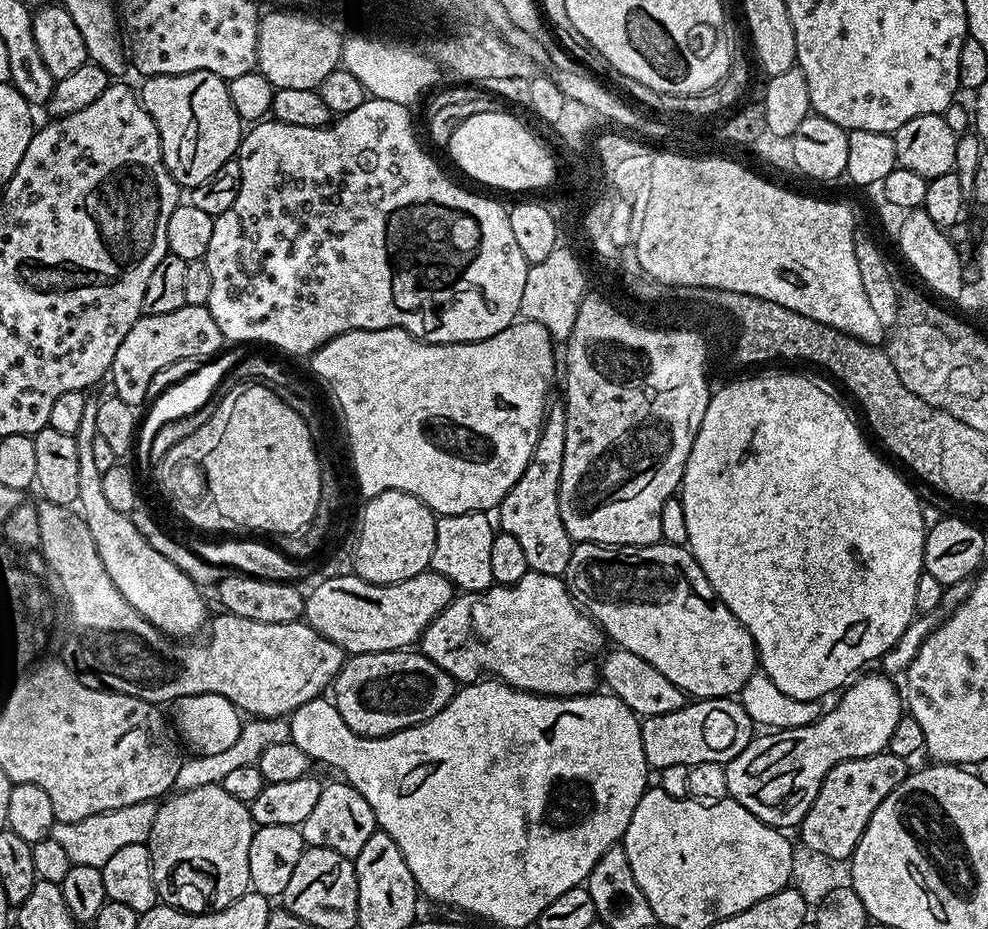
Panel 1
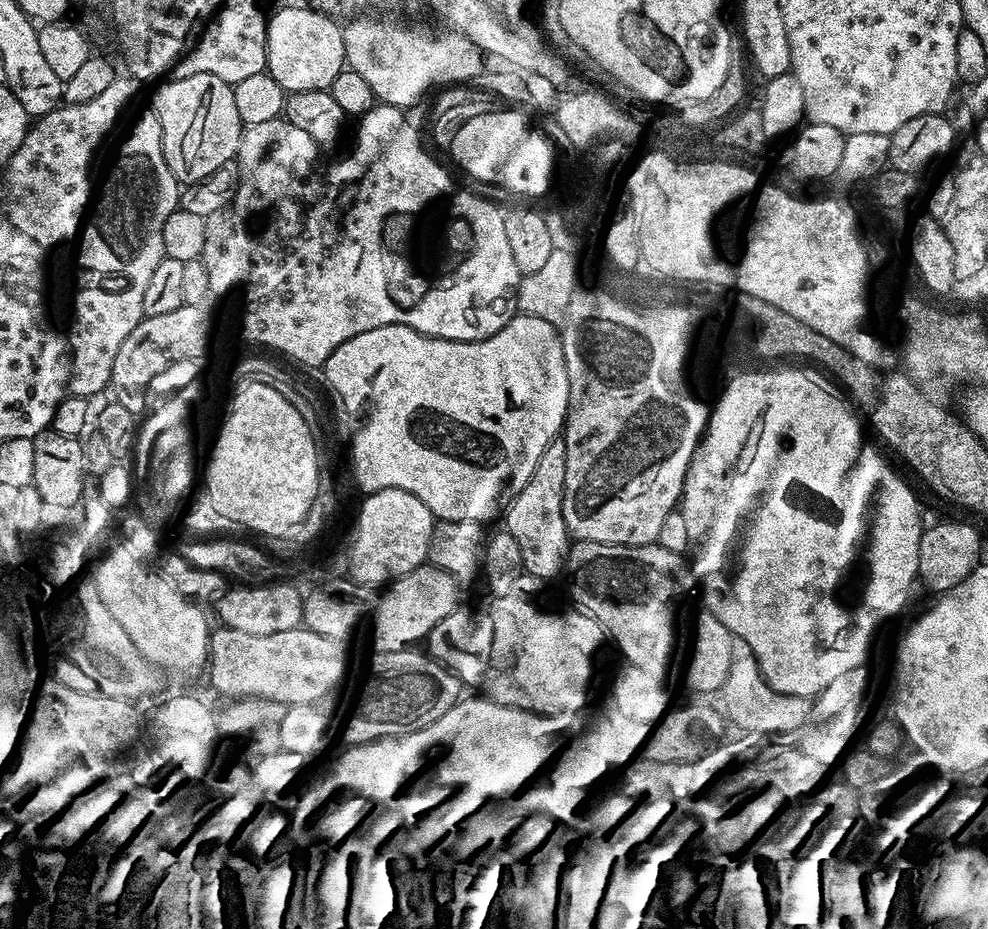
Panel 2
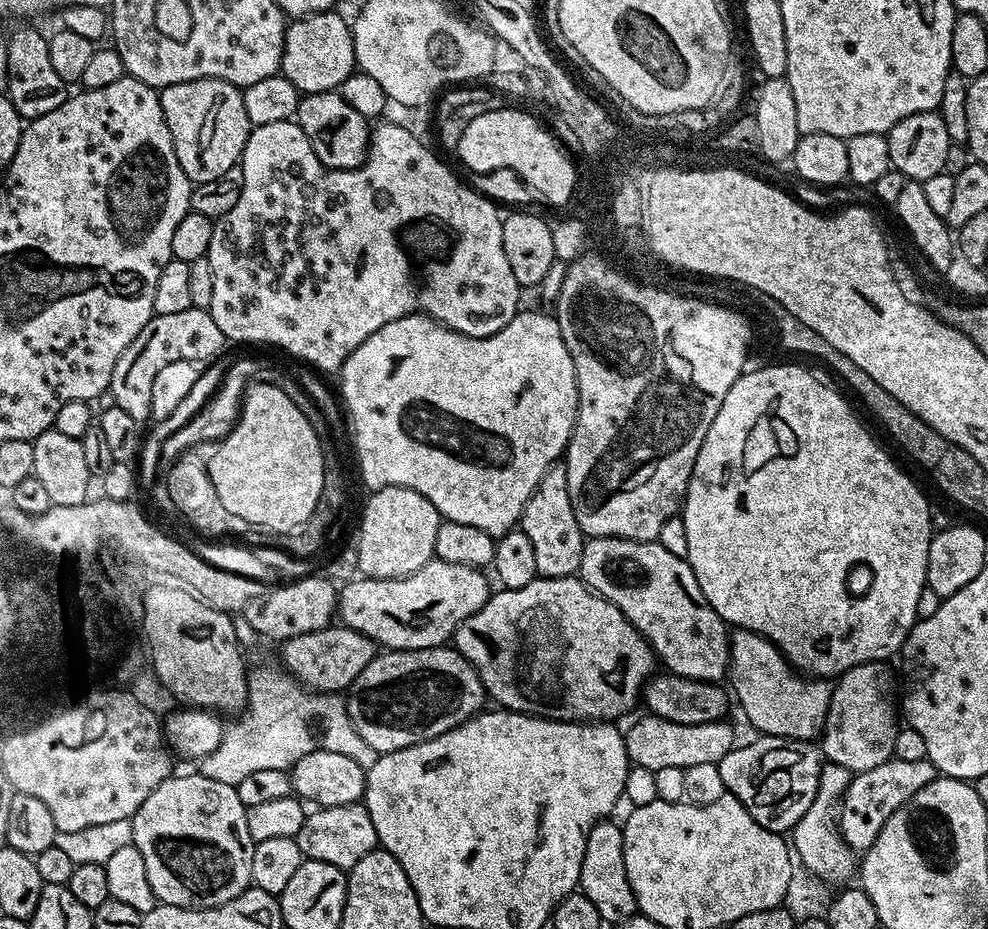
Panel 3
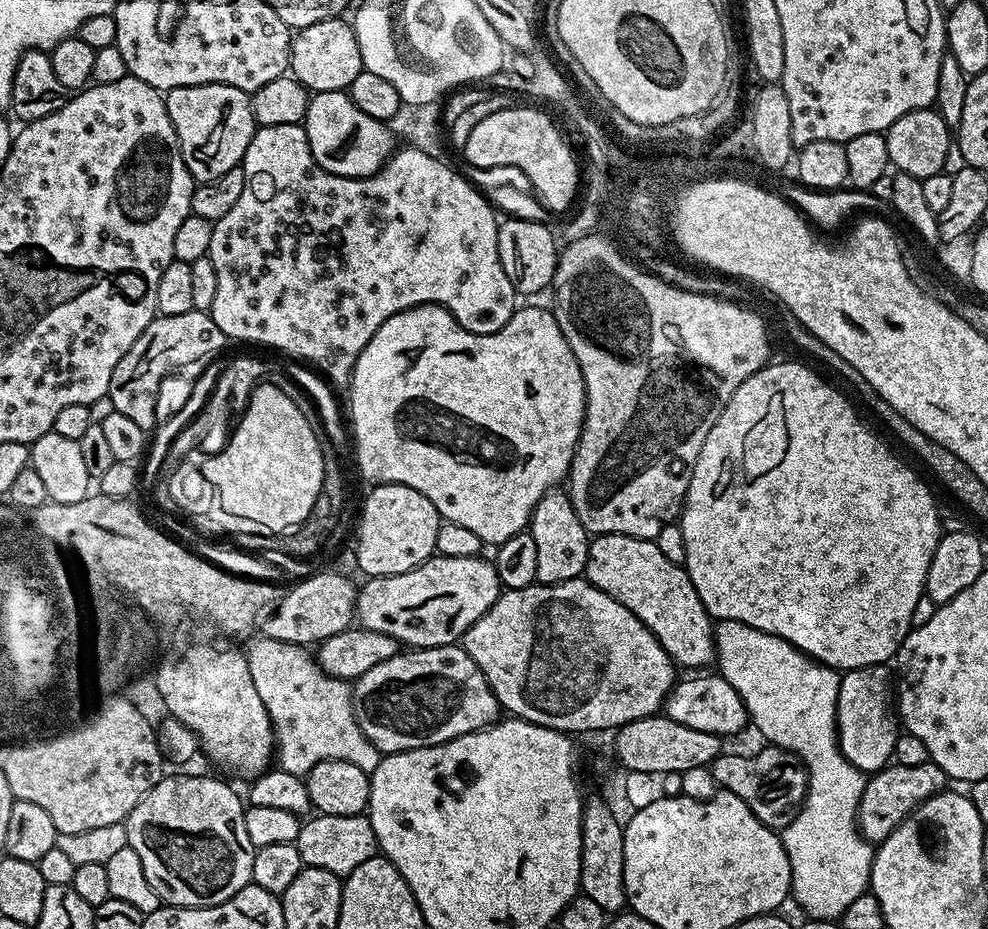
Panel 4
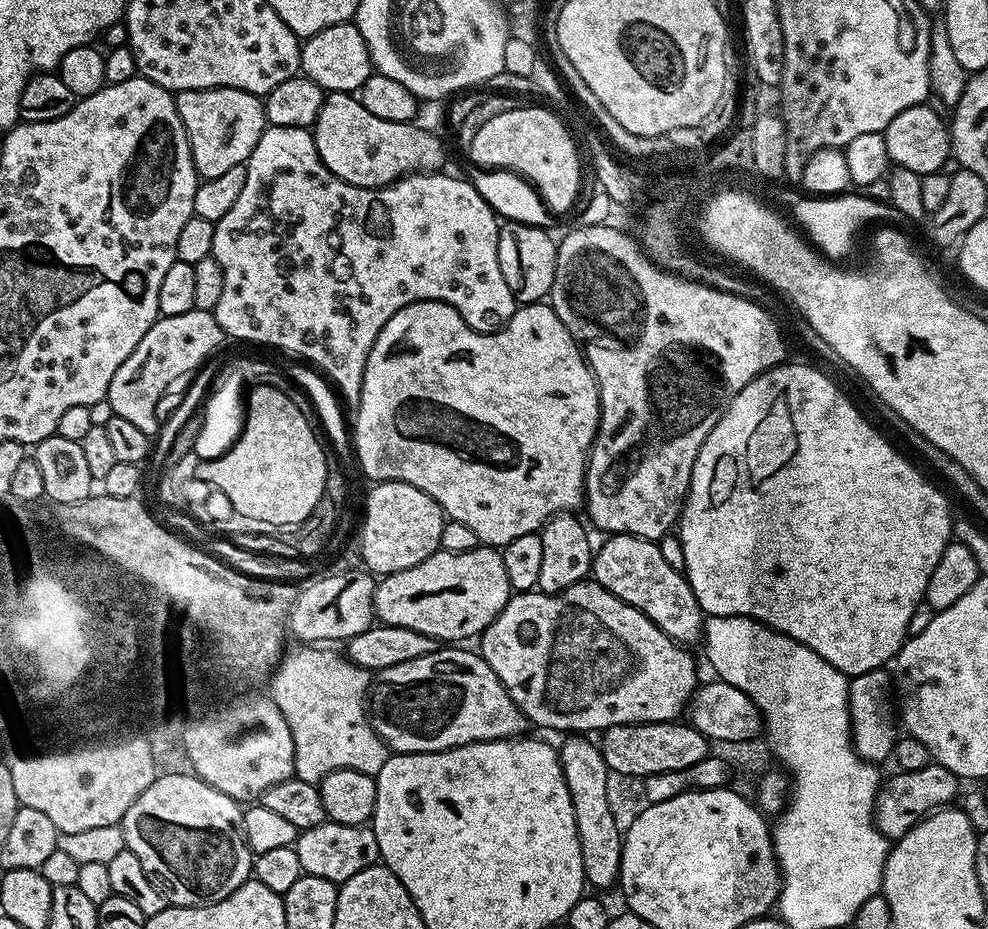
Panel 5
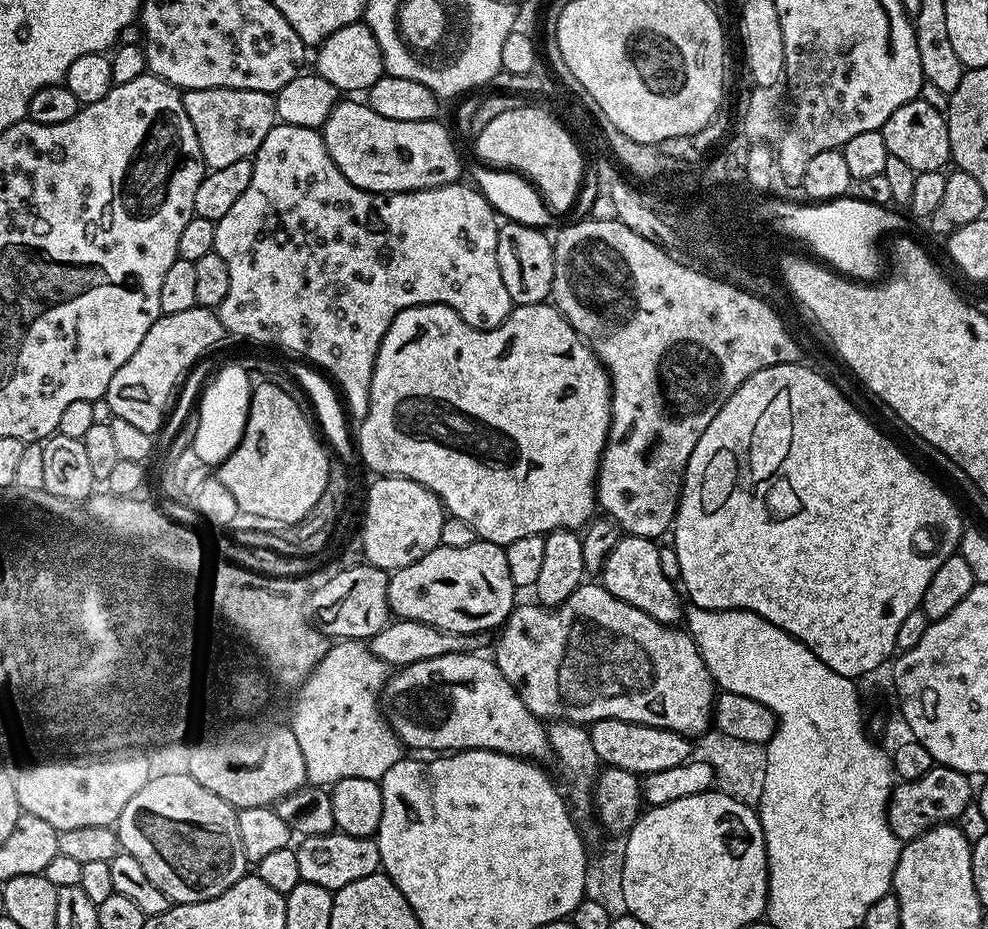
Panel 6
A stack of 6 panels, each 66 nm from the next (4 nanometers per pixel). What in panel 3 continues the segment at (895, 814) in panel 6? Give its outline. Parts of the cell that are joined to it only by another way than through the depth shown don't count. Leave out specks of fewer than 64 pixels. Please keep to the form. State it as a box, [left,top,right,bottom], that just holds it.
[838,758,937,853]

